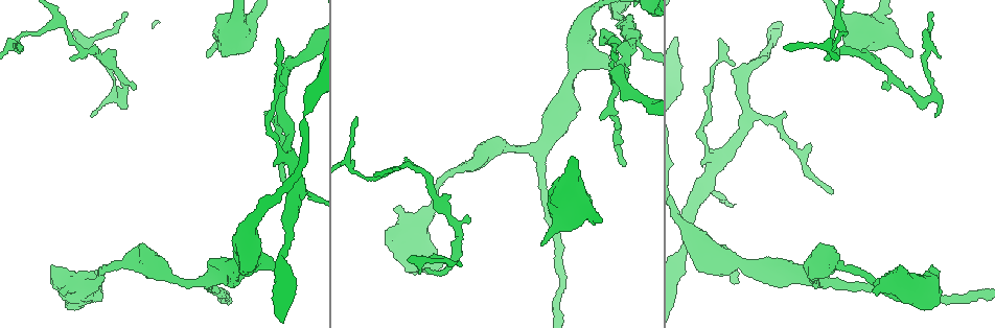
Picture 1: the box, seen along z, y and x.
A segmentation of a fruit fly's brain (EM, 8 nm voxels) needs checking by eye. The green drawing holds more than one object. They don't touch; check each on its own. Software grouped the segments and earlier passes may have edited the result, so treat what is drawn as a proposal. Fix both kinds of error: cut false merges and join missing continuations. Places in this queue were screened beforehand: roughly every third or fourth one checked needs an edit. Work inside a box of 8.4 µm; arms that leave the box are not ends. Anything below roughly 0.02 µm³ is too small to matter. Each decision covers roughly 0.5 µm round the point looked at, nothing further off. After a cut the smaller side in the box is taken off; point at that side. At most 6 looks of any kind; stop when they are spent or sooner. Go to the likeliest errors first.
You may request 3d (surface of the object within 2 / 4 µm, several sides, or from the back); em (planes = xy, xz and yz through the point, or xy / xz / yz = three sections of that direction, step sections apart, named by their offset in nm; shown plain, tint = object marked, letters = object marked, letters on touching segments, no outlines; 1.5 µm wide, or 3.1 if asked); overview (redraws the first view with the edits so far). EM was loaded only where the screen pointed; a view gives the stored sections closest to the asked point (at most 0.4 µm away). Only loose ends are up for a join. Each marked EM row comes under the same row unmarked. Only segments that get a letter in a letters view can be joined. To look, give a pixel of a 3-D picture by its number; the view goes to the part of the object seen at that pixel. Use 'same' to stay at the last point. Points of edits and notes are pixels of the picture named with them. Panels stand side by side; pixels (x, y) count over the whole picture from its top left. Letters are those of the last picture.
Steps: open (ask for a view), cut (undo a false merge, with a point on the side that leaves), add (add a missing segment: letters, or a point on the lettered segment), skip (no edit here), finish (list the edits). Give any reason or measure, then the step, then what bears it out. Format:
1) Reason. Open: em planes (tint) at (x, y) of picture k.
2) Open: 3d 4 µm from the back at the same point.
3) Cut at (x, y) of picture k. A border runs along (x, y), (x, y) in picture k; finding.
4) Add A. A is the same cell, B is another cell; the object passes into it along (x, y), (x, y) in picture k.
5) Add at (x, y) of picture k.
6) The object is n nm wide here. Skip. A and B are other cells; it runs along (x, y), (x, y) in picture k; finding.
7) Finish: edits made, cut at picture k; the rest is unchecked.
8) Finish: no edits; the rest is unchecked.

Branch stops here. Open: em yz step 8 (letters) at (930, 265) of picture 1.

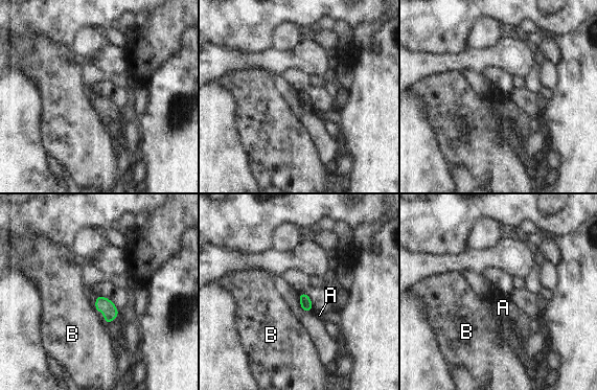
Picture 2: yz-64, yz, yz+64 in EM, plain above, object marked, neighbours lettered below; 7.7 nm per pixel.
Open: em planes (letters) at the same point.

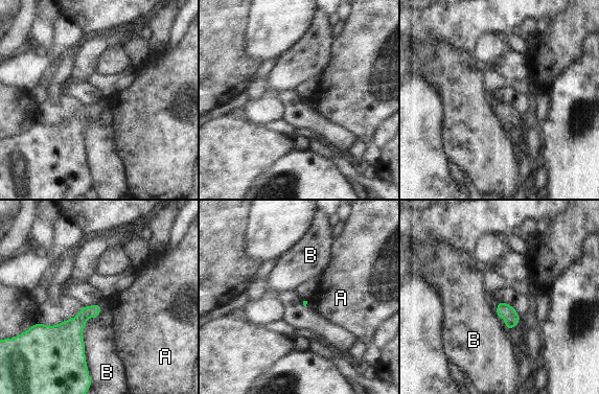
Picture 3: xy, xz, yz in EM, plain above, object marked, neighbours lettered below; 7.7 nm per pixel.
Skip. A and B are other cells; a border runs along (88, 323), (83, 329), (84, 350) in picture 3; no lettered segment goes on from it.

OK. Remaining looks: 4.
An open end. Open: em xy step 4 (letters) at (23, 46) of picture 1.

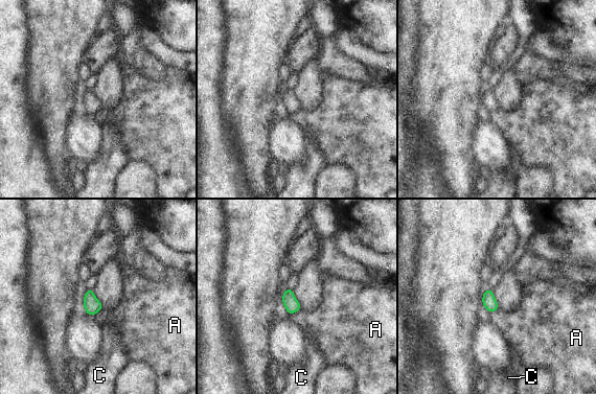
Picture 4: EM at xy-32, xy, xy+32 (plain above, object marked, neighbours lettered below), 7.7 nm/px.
Cut it another way. Open: em planes (letters) at the same point.

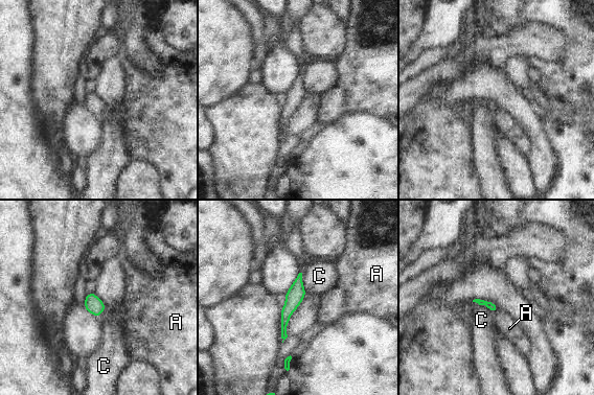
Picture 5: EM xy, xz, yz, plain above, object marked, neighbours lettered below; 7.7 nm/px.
The longest contact is with C, 200 nm. Skip. A and C are other cells; it runs along (299, 278), (286, 314), (283, 332) in picture 5; none of them fits.

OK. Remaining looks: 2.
Finish: no edits; the rest is unchecked.

